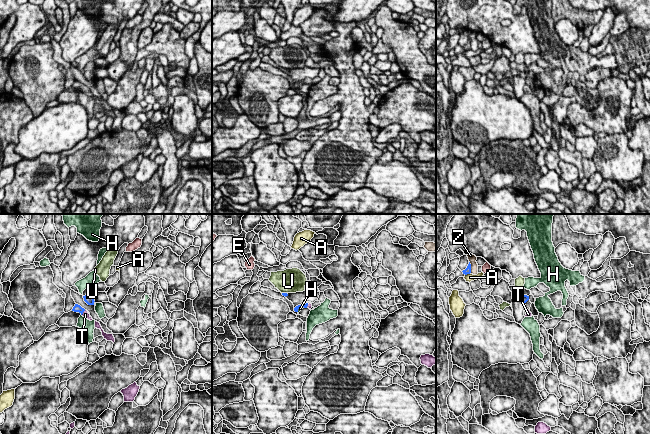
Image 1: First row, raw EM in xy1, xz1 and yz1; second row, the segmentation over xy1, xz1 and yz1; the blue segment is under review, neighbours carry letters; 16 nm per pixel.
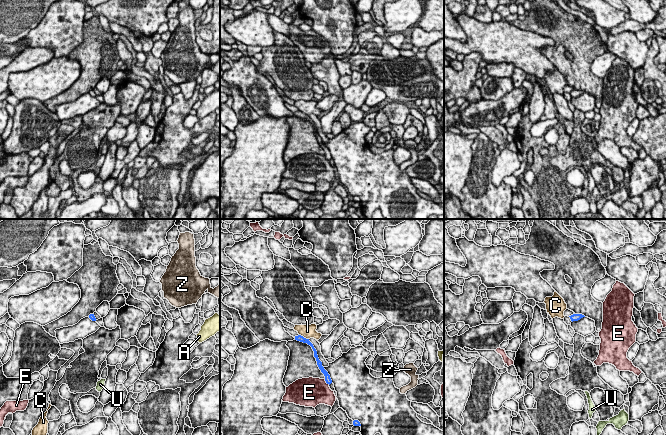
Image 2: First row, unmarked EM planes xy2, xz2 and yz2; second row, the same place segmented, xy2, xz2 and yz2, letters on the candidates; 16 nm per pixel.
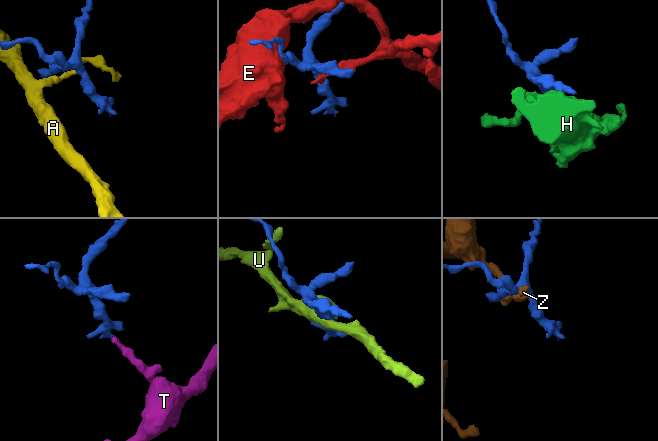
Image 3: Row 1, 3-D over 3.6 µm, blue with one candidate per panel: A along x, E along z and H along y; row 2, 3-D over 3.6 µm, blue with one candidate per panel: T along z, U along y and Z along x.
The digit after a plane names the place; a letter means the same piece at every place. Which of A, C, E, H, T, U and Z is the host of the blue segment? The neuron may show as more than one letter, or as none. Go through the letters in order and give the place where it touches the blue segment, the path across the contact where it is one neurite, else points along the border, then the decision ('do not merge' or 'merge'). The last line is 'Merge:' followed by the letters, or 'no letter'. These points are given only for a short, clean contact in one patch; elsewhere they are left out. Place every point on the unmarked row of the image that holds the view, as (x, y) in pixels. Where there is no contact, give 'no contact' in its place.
A: yz1 (467, 49) | along yz1 (470, 48), (465, 51) | do not merge
C: xz2 (303, 113) | along xz2 (299, 110), (308, 115) | do not merge
E: xz2 (326, 158) | do not merge
H: xz1 (300, 82) | do not merge
T: xy1 (83, 87) | across xy1 (77, 84), (83, 87), (85, 90) | merge
U: xz1 (284, 69) | do not merge
Z: yz1 (470, 43) | do not merge
Merge: T

